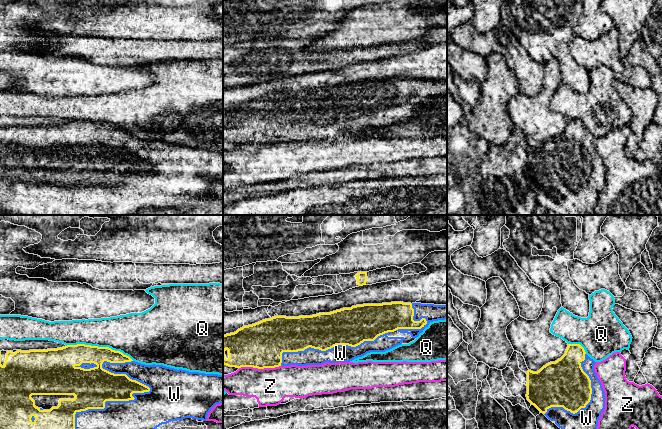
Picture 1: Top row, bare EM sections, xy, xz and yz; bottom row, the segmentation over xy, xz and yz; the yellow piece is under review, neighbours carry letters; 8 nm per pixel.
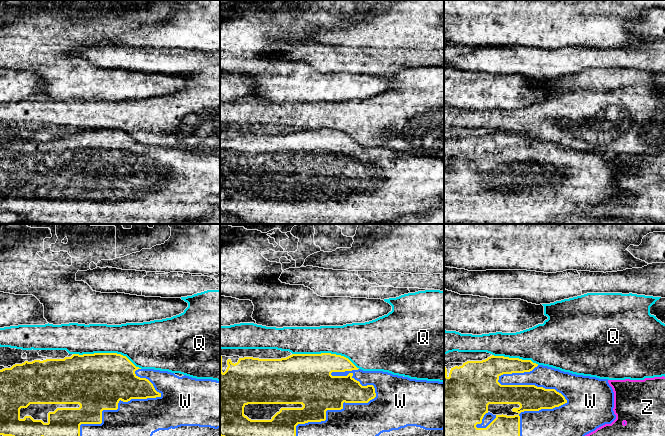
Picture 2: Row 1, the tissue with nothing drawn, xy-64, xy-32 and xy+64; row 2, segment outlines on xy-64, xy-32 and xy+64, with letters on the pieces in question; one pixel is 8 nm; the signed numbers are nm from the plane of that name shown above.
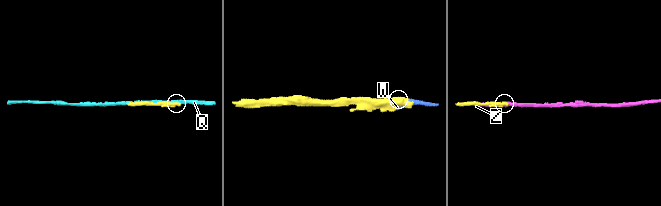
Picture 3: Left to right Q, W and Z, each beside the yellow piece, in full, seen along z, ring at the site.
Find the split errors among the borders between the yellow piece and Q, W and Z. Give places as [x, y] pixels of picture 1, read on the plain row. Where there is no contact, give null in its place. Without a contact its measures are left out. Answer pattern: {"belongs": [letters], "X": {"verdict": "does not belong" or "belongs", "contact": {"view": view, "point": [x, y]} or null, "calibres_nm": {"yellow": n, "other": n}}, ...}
{"belongs": ["W"], "Q": {"verdict": "does not belong", "contact": {"view": "xy", "point": [100, 123]}, "calibres_nm": {"yellow": 190, "other": 300}}, "W": {"verdict": "belongs", "contact": {"view": "xy", "point": [134, 168]}, "calibres_nm": {"yellow": 240, "other": 320}}, "Z": {"verdict": "does not belong", "contact": {"view": "xz", "point": [259, 144]}, "calibres_nm": {"yellow": 360, "other": 300}}}

